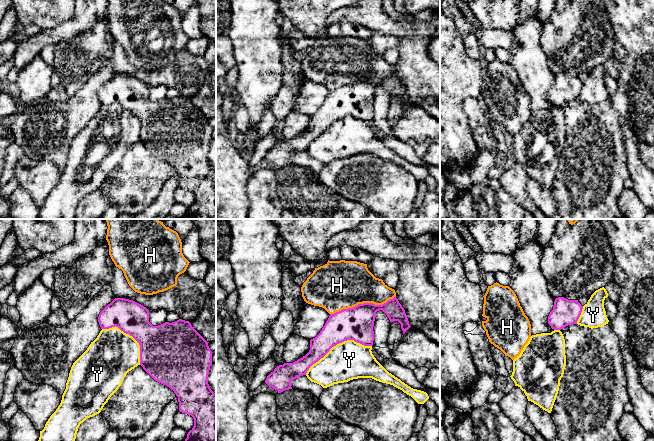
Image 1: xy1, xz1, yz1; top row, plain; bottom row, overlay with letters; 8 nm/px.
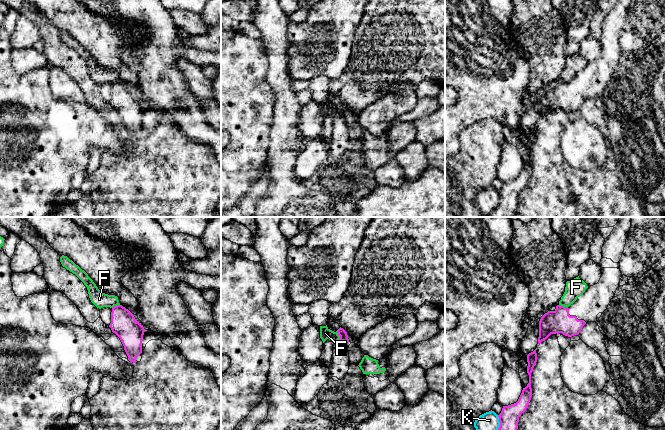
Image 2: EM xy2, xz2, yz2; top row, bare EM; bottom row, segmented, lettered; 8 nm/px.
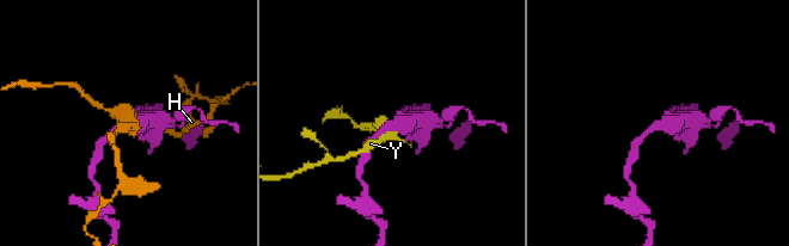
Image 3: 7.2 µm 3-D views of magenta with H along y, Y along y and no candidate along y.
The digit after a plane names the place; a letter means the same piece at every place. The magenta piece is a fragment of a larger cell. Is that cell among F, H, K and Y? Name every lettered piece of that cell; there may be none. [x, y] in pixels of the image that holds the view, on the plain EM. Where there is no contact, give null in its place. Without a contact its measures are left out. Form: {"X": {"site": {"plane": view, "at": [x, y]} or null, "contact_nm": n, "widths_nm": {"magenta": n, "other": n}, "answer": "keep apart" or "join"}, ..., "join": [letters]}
{"F": {"site": {"plane": "xz2", "at": [339, 111]}, "contact_nm": 90, "widths_nm": {"magenta": 70, "other": 90}, "answer": "keep apart"}, "H": {"site": {"plane": "xz1", "at": [363, 79]}, "contact_nm": 550, "widths_nm": {"magenta": 260, "other": 400}, "answer": "keep apart"}, "K": {"site": {"plane": "yz2", "at": [498, 204]}, "contact_nm": 220, "widths_nm": {"magenta": 180, "other": 180}, "answer": "keep apart"}, "Y": {"site": {"plane": "xz1", "at": [337, 119]}, "contact_nm": 600, "widths_nm": {"magenta": 260, "other": 320}, "answer": "keep apart"}, "join": []}

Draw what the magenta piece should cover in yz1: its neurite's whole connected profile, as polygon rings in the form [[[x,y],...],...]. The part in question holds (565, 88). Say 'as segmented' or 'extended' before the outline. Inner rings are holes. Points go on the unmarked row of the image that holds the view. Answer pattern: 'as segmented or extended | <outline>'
as segmented | [[[558,73],[554,77],[553,86],[548,92],[548,100],[554,106],[577,100],[581,91],[583,82],[578,76],[568,76],[564,73]]]

